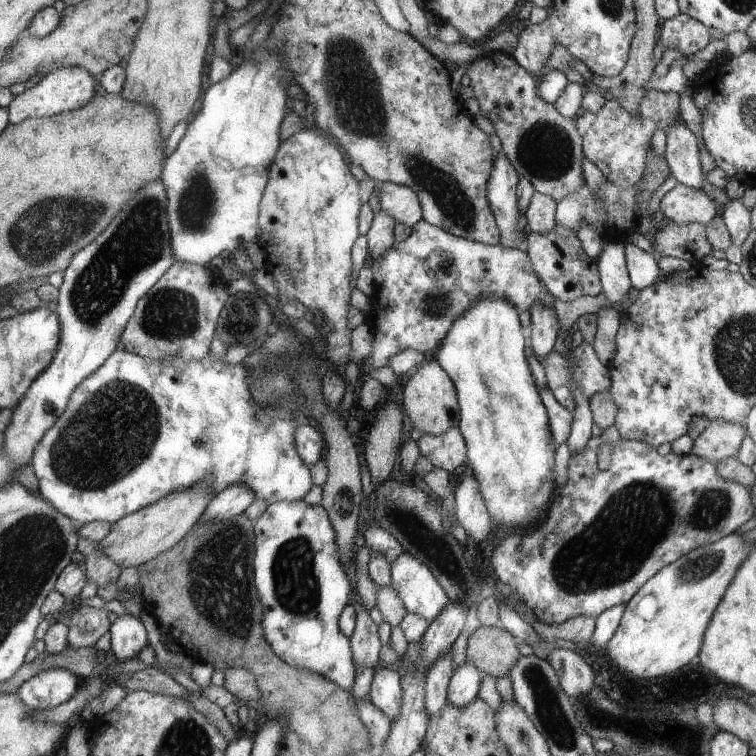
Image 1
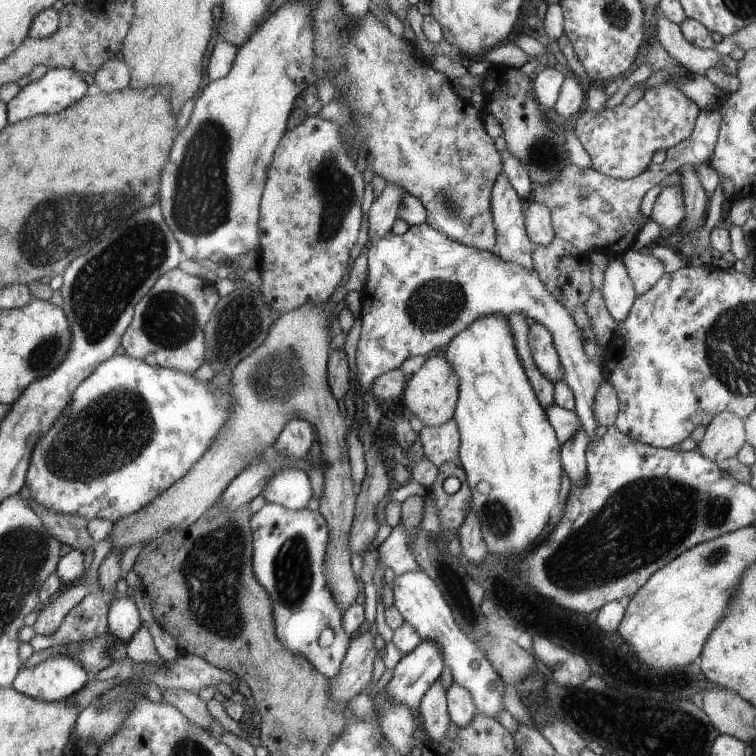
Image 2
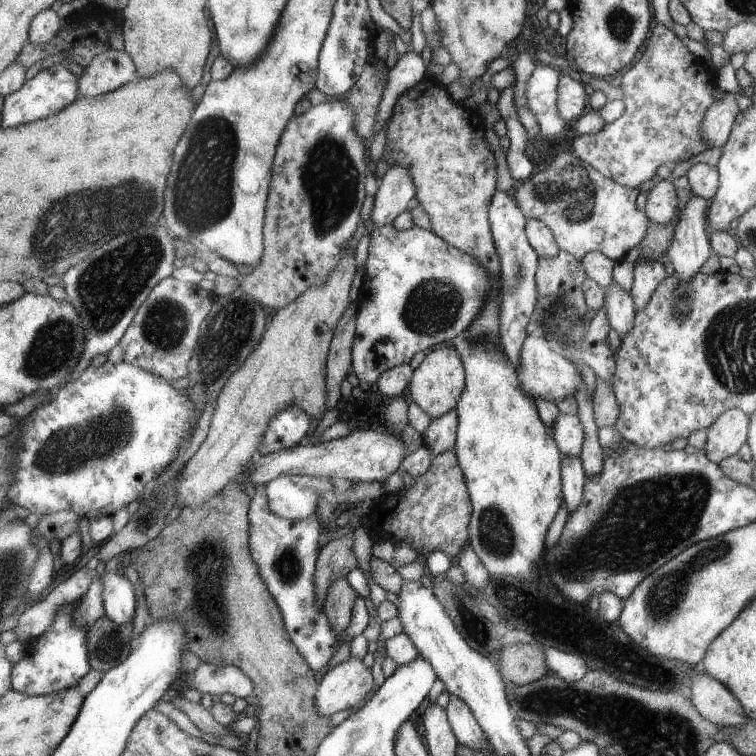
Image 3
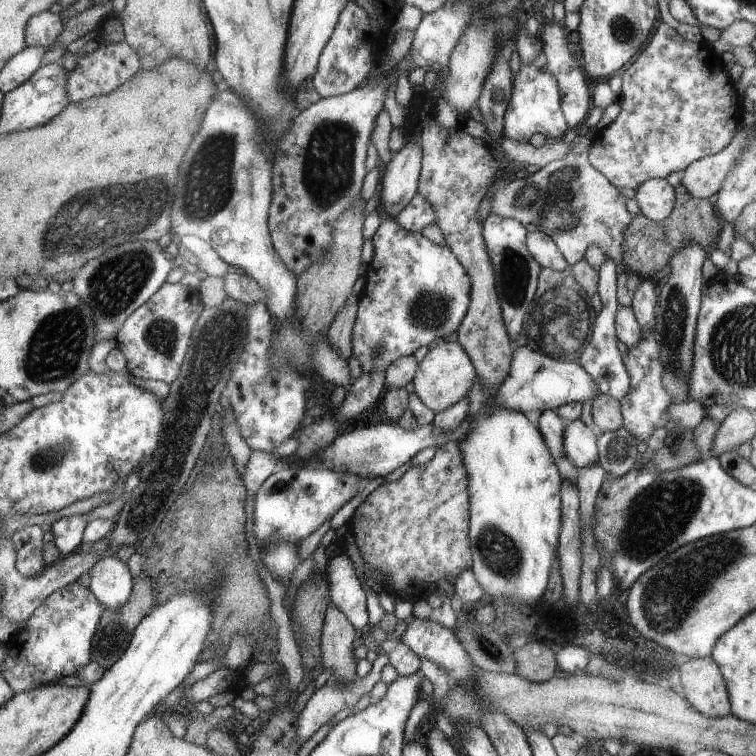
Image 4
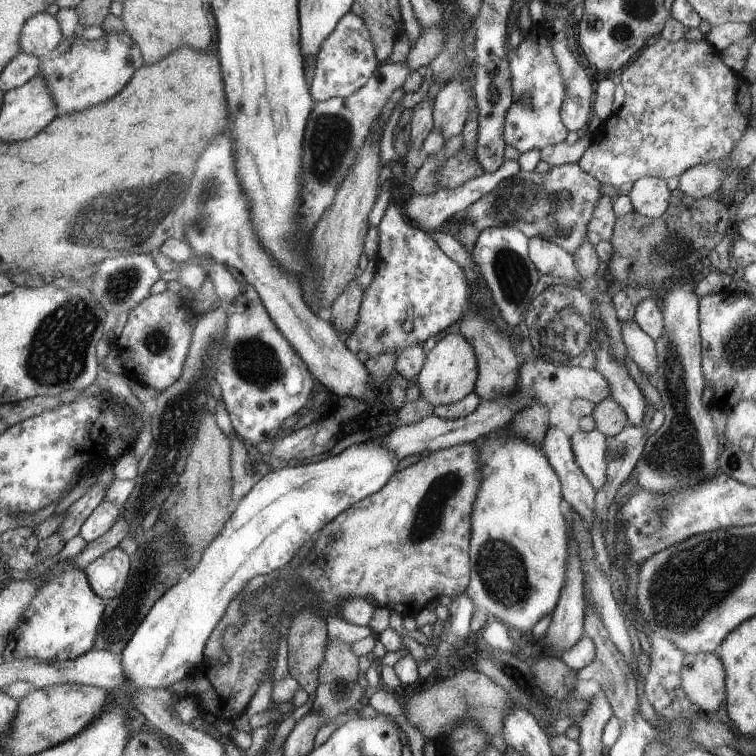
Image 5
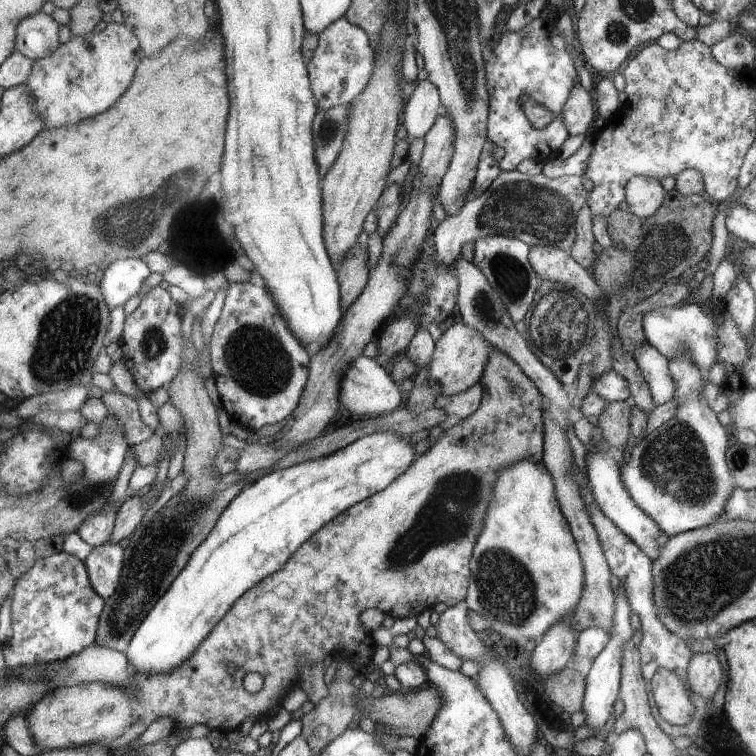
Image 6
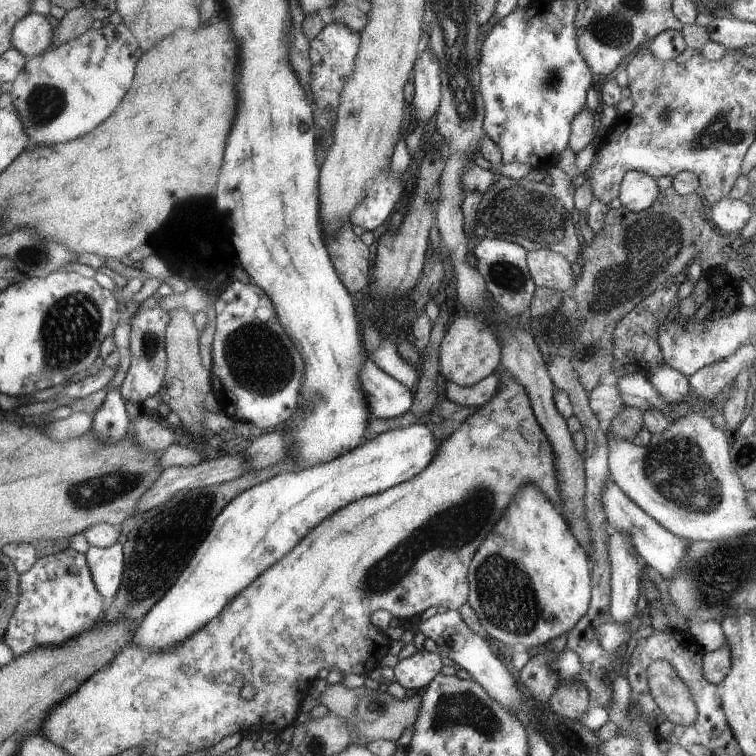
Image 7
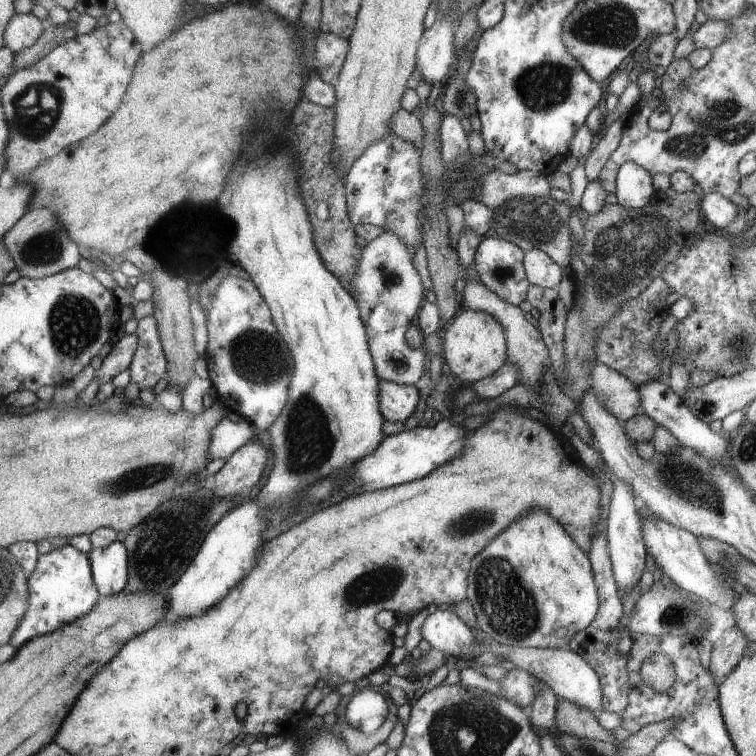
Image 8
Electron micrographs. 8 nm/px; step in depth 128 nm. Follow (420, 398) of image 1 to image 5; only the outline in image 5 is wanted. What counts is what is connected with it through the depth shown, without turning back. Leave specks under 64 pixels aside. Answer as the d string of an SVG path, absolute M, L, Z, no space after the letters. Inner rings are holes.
M447 334L436 342L427 352L425 362L413 383L419 388L421 396L431 406L449 405L458 402L474 390L478 378L478 354L465 335Z

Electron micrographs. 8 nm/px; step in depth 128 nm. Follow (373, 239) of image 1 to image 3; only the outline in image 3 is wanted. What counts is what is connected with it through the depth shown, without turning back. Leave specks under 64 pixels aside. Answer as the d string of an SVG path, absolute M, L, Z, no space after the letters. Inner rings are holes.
M391 164L379 179L378 185L369 218L369 227L392 223L395 216L414 202L415 186L407 166Z

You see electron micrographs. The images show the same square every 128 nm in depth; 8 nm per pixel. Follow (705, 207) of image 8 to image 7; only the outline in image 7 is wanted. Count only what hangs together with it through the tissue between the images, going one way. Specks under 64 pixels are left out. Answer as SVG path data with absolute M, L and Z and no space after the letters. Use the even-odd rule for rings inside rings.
M721 198L711 204L711 223L724 234L741 231L752 208L742 199Z

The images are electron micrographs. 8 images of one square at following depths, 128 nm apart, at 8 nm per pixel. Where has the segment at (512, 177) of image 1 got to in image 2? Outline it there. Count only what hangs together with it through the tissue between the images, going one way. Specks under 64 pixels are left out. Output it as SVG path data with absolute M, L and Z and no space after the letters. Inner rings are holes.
M499 174L491 193L491 214L497 241L490 251L502 259L531 269L535 245L526 233L525 218L521 212L523 200L510 185L510 179Z

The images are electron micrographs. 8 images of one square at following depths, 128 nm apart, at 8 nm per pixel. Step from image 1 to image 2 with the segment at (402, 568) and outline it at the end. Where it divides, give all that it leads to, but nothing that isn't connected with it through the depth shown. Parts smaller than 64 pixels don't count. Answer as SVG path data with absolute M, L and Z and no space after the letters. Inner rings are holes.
M423 569L406 570L394 576L392 593L392 605L399 611L402 619L419 633L421 640L429 639L441 649L443 664L451 670L452 682L469 691L476 712L495 719L498 712L504 709L501 700L504 682L473 640L462 633L450 605L434 579Z

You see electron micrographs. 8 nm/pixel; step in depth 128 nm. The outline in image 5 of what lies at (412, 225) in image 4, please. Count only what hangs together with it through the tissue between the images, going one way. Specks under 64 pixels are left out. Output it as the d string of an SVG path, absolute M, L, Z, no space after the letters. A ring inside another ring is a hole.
M517 159L504 160L494 172L485 173L474 180L469 178L462 186L457 186L457 188L451 188L451 190L437 188L431 194L415 194L411 192L409 198L405 200L405 206L403 206L405 208L405 218L415 227L421 226L425 230L433 230L433 228L441 226L444 222L460 214L469 204L481 198L483 194L493 190L501 180L514 177L515 174L519 173L519 170Z

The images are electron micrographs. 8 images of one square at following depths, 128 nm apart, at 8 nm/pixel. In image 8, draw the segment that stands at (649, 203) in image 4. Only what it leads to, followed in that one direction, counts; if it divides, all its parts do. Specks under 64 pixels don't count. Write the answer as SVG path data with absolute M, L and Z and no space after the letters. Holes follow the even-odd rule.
M631 161L623 162L615 178L616 203L629 210L646 206L651 199L654 189L650 175L641 166Z

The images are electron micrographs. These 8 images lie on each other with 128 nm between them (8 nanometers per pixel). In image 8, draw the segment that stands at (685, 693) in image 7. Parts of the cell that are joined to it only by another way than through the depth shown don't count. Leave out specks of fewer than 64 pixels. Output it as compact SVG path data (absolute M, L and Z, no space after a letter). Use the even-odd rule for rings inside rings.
M663 652L645 656L639 666L639 678L654 692L666 692L676 678L669 656Z

